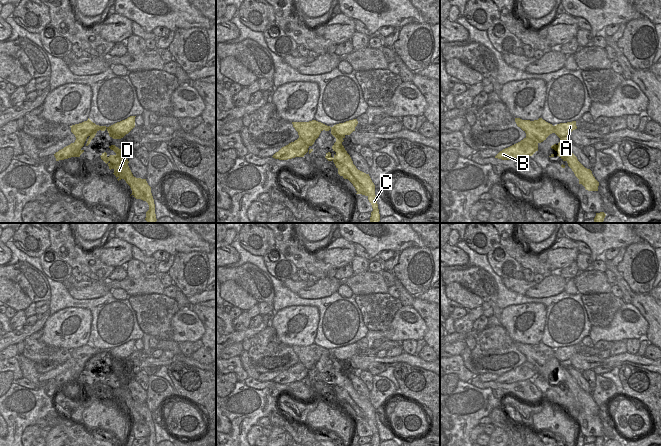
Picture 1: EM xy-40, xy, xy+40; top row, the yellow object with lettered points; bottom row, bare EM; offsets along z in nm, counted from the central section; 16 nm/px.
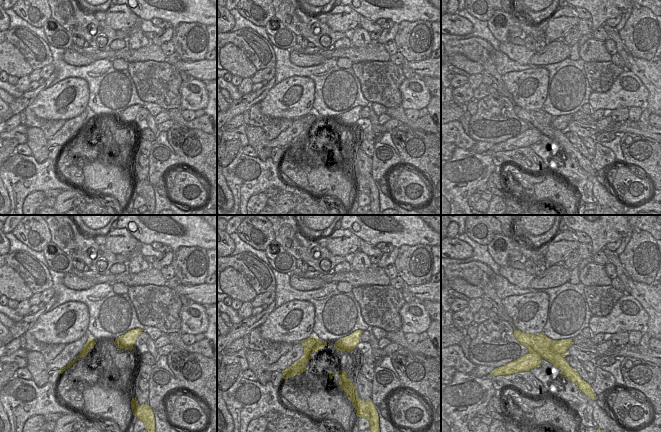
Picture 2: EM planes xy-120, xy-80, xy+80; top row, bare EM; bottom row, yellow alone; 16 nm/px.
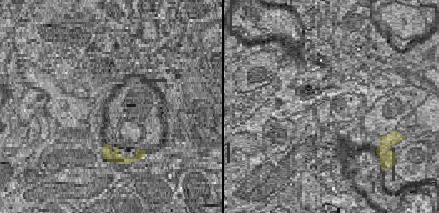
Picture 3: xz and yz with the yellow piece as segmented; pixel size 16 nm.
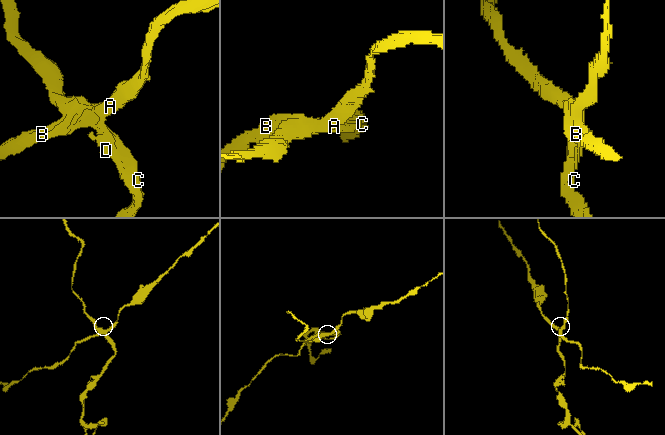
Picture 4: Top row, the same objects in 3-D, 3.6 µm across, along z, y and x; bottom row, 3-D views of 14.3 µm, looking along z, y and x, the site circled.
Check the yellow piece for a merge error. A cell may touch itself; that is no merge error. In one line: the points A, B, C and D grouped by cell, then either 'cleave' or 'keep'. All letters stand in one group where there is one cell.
groups A B / C D; cleave

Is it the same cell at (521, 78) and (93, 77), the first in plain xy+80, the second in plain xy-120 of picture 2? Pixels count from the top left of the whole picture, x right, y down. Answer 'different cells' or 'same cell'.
different cells

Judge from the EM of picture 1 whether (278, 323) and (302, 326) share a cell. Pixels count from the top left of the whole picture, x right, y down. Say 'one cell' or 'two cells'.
one cell

